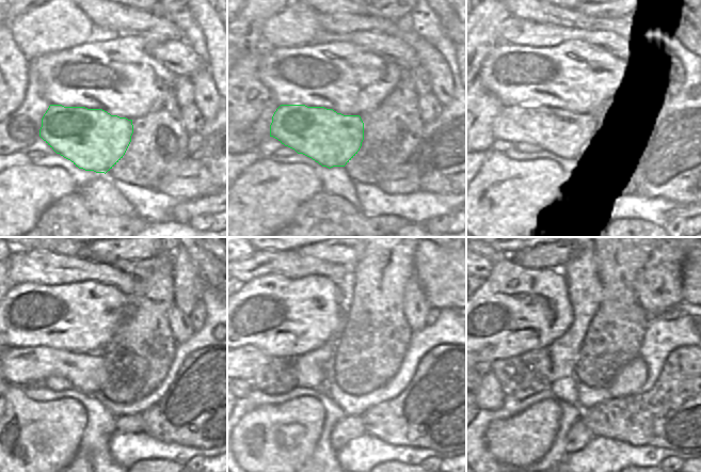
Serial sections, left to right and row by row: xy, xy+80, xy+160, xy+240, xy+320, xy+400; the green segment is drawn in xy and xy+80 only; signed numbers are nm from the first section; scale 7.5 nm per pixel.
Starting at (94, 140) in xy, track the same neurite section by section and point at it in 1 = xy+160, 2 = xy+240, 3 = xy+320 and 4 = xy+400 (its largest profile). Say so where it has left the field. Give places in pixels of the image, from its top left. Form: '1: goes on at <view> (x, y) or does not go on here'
1: goes on at xy+160 (564, 134)
2: goes on at xy+240 (86, 371)
3: goes on at xy+320 (249, 359)
4: goes on at xy+400 (488, 366)

